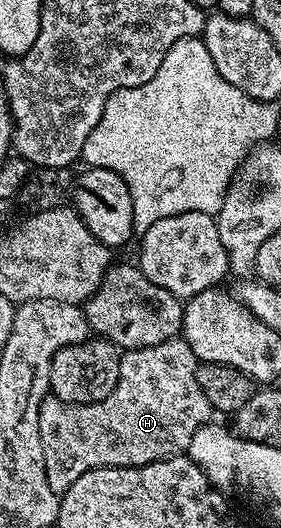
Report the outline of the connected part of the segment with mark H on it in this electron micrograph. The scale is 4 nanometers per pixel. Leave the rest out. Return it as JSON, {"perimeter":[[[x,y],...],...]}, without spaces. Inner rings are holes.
{"perimeter":[[[184,338],[159,342],[159,346],[143,346],[121,352],[119,378],[115,390],[105,400],[94,404],[65,404],[59,397],[46,395],[39,406],[39,438],[43,442],[43,458],[47,470],[47,486],[55,493],[66,492],[90,468],[138,468],[168,456],[184,453],[195,430],[210,423],[214,410],[207,402],[197,381],[198,358]]]}

